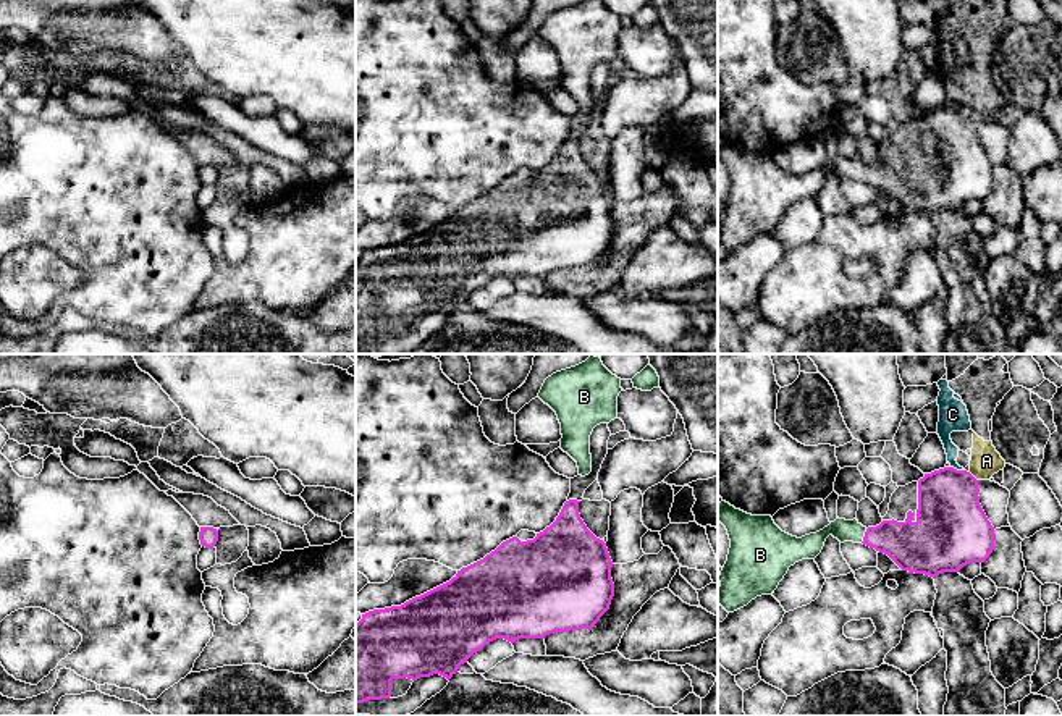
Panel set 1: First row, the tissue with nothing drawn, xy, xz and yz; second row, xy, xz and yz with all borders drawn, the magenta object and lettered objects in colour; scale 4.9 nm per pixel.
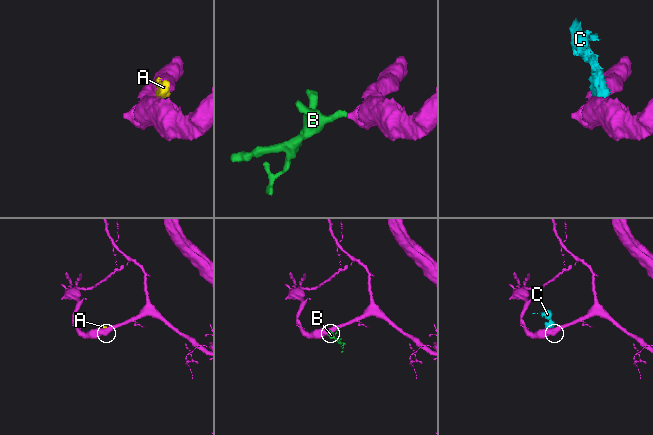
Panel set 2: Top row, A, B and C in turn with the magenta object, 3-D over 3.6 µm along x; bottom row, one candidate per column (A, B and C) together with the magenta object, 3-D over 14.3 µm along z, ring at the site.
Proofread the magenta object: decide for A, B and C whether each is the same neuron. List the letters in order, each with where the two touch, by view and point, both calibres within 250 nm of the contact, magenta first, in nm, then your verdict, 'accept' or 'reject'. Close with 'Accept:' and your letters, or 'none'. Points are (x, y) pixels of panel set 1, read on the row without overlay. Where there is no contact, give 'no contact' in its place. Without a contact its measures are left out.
A: yz (972, 113) | 340/150 nm | reject
B: yz (865, 173) | 240/110 nm | accept
C: yz (956, 107) | 340/130 nm | reject
Accept: B

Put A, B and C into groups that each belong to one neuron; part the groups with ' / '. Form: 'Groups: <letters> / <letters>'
Groups: A C / B

